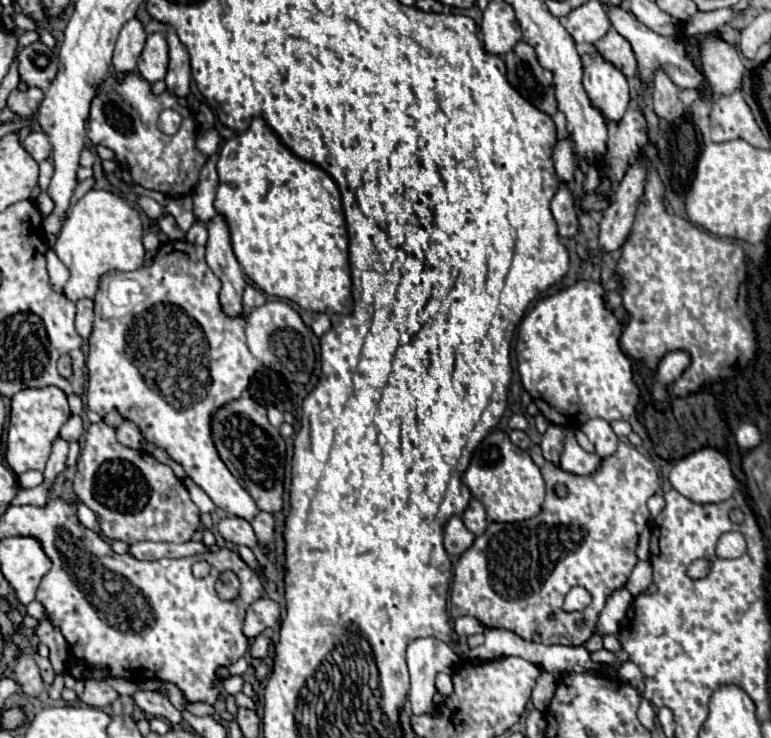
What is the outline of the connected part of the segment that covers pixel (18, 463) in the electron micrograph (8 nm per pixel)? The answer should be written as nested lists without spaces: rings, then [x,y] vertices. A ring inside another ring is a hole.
[[[26,388],[12,396],[10,426],[6,436],[6,462],[18,476],[26,470],[44,470],[52,442],[58,438],[62,424],[70,418],[66,394],[60,388]]]

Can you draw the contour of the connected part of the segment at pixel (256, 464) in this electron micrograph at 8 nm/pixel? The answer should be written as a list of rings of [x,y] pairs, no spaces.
[[[248,394],[220,406],[212,414],[212,440],[228,470],[250,492],[260,510],[276,514],[284,508],[284,468],[286,468],[286,442],[278,428],[268,422],[266,408],[256,404]]]

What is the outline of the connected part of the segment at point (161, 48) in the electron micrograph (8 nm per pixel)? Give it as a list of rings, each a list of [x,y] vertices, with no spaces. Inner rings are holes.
[[[160,32],[150,34],[146,38],[144,50],[142,50],[140,58],[138,58],[138,74],[146,82],[154,84],[158,80],[164,80],[166,68],[168,68],[168,44],[166,44],[166,38]]]

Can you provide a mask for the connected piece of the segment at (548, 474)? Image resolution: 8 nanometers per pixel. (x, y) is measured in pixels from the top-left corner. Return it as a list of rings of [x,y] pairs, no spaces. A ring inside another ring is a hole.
[[[620,442],[612,456],[602,460],[598,472],[592,476],[576,476],[564,472],[552,462],[546,462],[540,446],[532,446],[530,456],[546,482],[546,500],[542,504],[542,512],[536,518],[524,522],[490,524],[486,532],[474,540],[474,544],[460,556],[454,568],[450,614],[452,618],[474,616],[488,628],[506,628],[530,642],[580,646],[596,632],[600,610],[604,608],[610,594],[626,584],[634,564],[638,562],[638,536],[648,526],[650,518],[646,502],[660,488],[660,476],[656,466],[644,454],[624,442]],[[558,482],[568,488],[566,498],[558,498],[554,494],[554,484]],[[572,586],[582,586],[592,596],[592,602],[582,612],[564,612],[560,608]],[[576,620],[586,620],[584,628],[578,628]]]

